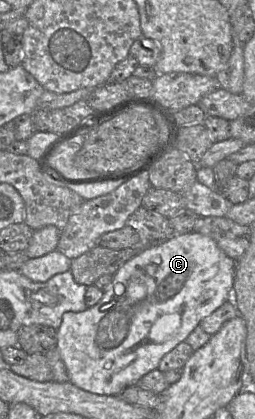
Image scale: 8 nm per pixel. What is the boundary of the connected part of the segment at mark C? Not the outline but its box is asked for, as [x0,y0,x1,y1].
[57,232,236,396]

